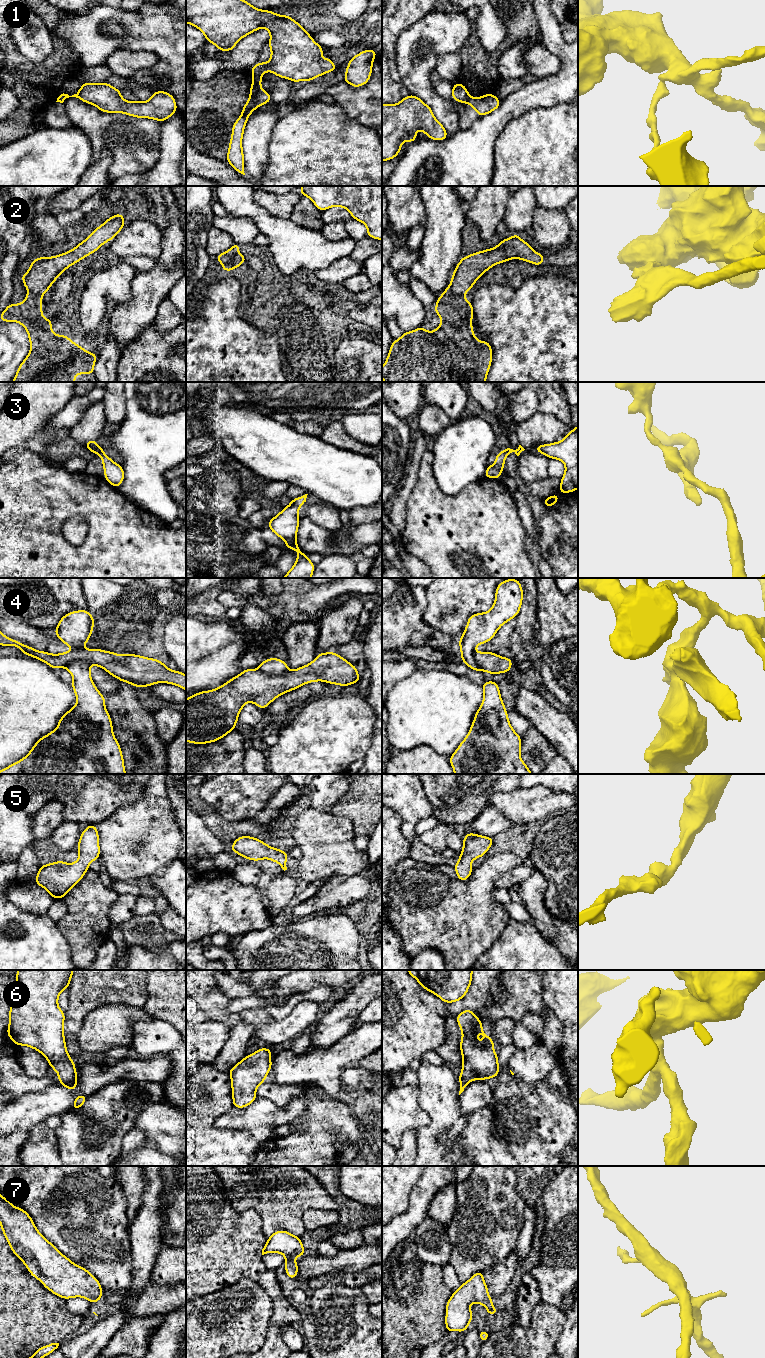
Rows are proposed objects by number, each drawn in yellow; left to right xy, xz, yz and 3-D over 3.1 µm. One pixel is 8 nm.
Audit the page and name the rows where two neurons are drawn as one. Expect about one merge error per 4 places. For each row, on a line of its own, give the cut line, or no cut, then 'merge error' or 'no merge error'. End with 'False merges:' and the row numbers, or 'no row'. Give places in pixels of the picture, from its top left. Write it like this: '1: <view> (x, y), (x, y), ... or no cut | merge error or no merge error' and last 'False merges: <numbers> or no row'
1: xz (253, 75), (260, 76) | merge error
2: yz (448, 287), (454, 294), (464, 294) | merge error
3: no cut | no merge error
4: xz (258, 669), (268, 674), (283, 674), (287, 671) | merge error
5: no cut | no merge error
6: no cut | no merge error
7: no cut | no merge error
False merges: 1, 2, 4

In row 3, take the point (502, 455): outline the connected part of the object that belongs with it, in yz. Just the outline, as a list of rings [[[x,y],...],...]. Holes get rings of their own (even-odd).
[[[509,445],[506,449],[502,450],[498,454],[496,454],[496,460],[493,465],[488,466],[484,477],[485,478],[494,478],[494,479],[500,479],[500,474],[504,470],[504,462],[506,460],[508,453],[515,453],[517,456],[520,455],[522,451],[525,449],[519,445],[517,450],[513,450]]]

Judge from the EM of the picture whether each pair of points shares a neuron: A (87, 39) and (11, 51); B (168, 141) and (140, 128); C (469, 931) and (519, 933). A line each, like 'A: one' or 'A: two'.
A: two
B: two
C: two

